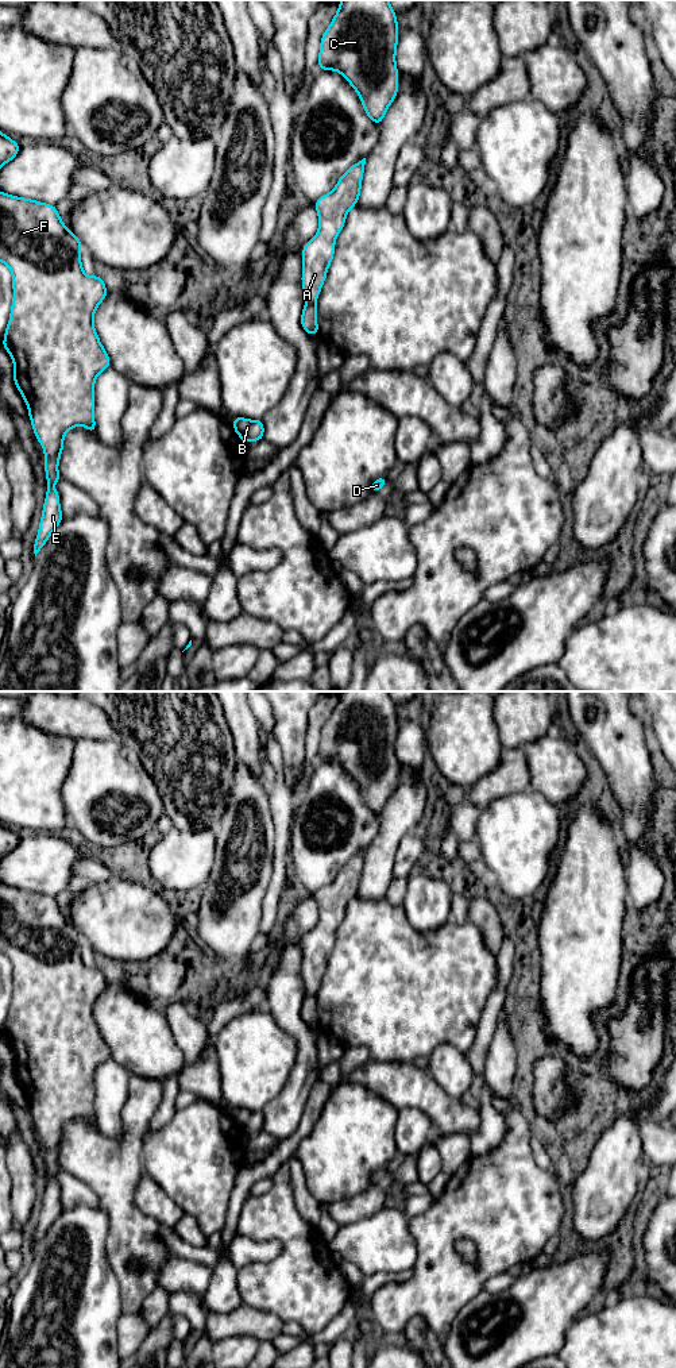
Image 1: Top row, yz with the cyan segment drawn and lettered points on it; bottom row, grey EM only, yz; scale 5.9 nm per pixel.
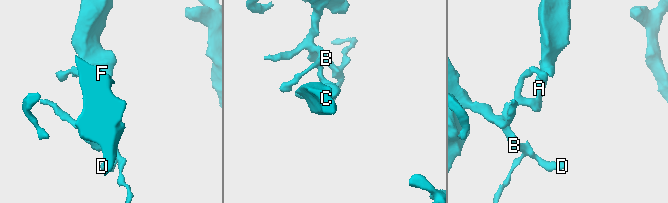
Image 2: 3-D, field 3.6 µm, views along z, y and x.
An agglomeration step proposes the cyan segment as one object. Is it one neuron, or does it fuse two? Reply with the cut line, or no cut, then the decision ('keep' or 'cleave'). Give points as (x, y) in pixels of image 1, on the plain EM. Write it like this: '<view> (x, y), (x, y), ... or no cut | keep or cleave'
yz (306, 994), (315, 997) | cleave

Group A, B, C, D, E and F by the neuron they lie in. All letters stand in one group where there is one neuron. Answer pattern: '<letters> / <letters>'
A C / B D E F

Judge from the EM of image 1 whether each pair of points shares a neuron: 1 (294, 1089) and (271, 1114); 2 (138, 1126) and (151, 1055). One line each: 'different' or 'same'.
1: same
2: different

